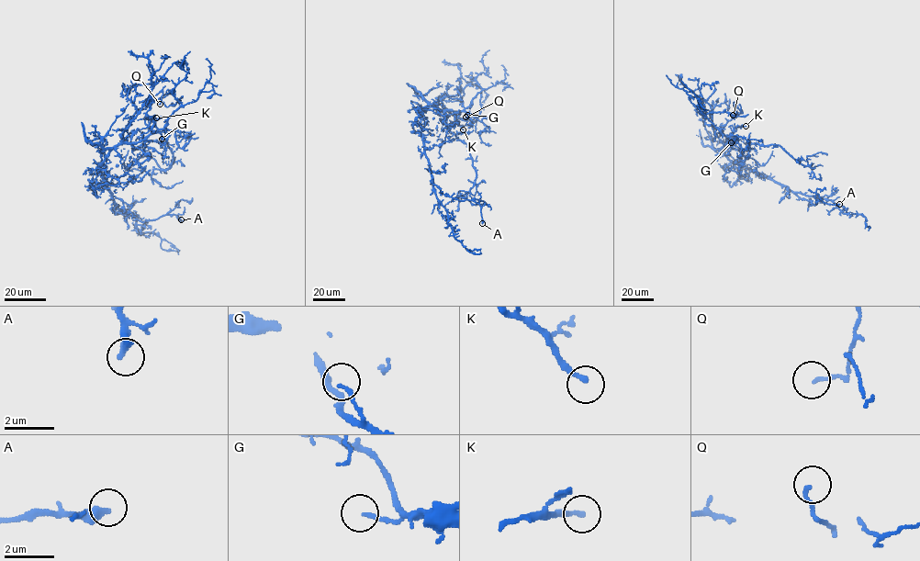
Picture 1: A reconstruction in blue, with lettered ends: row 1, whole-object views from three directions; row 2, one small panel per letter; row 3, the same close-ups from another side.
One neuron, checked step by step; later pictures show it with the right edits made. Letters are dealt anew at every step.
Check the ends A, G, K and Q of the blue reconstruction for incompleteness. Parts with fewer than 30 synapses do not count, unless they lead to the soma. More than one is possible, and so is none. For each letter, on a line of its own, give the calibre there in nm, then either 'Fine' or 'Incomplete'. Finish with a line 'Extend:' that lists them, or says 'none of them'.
A: Thickness 360 nm. Fine
G: Thickness 140 nm. Fine
K: Thickness 200 nm. Incomplete
Q: Thickness 140 nm. Fine
Extend: K

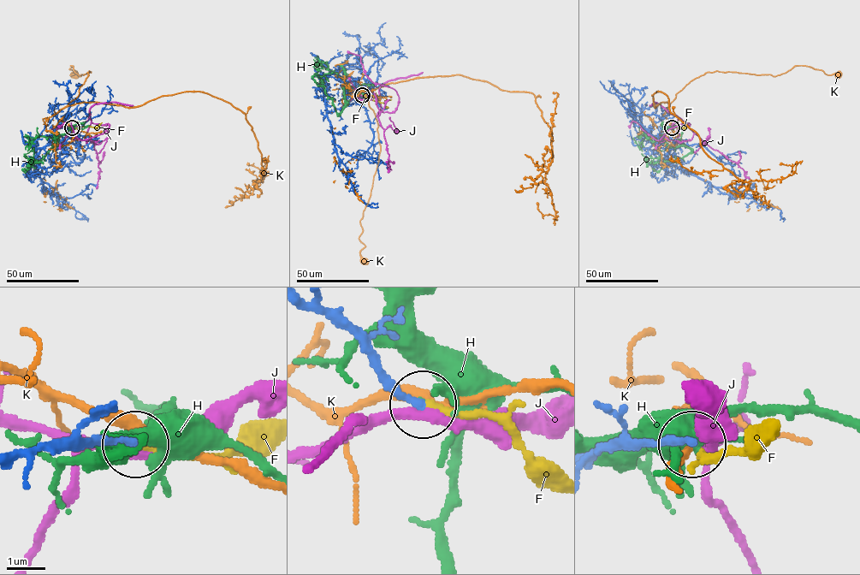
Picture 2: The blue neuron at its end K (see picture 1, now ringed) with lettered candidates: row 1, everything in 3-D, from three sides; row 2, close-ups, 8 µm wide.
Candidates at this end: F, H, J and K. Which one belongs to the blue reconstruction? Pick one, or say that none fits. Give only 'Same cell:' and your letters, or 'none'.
Same cell: F

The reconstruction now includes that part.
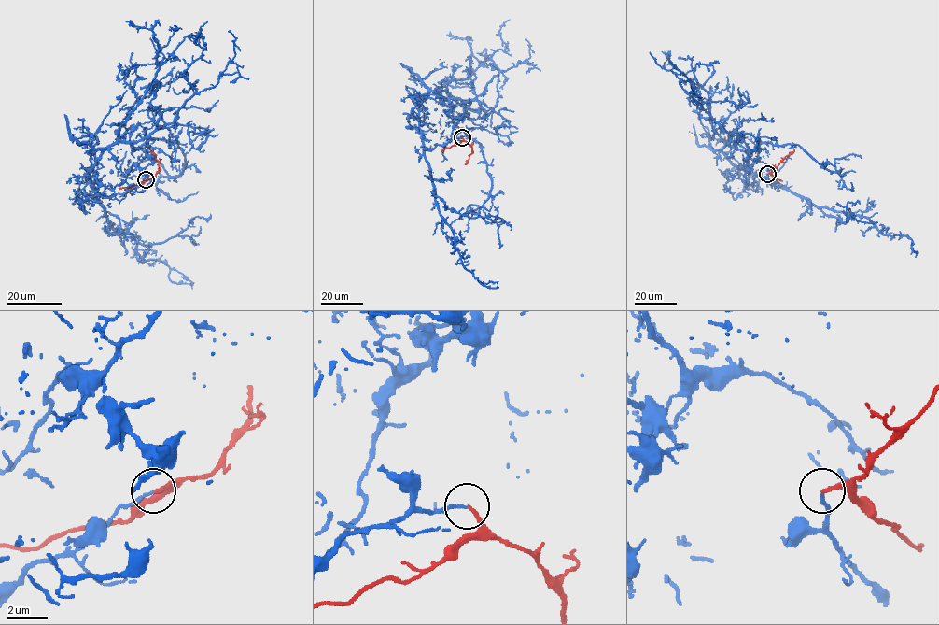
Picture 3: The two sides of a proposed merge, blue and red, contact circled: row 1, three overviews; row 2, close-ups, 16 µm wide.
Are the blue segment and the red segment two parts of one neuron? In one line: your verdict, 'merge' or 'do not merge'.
merge

